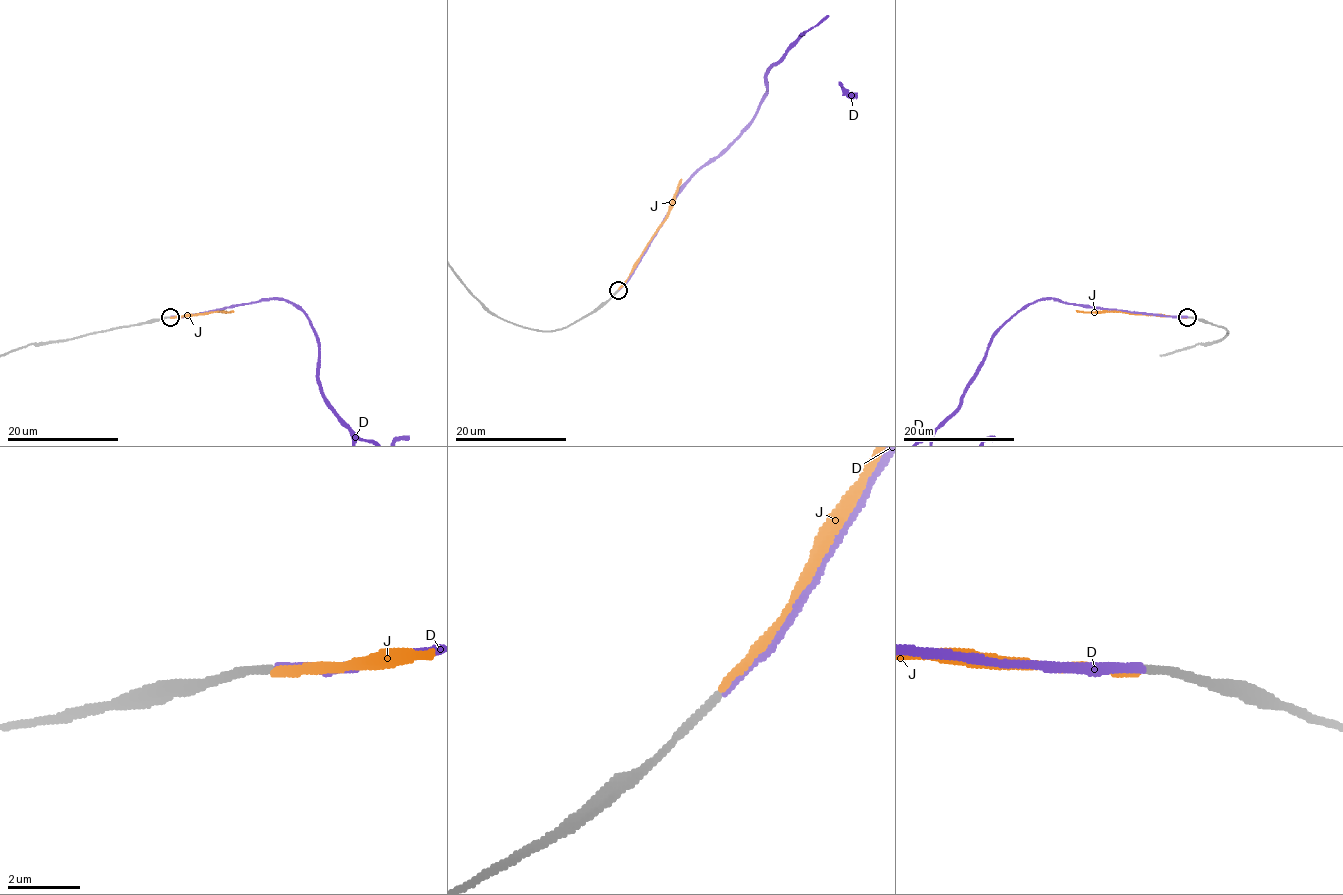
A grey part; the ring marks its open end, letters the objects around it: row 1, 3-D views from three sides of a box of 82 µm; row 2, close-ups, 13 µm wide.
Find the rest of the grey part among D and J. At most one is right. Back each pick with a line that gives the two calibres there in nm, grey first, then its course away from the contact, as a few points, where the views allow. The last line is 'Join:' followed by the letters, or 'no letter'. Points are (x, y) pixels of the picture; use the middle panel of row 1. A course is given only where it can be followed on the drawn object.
D: Thickness 220 nm (grey) against 220 nm
Join: D

